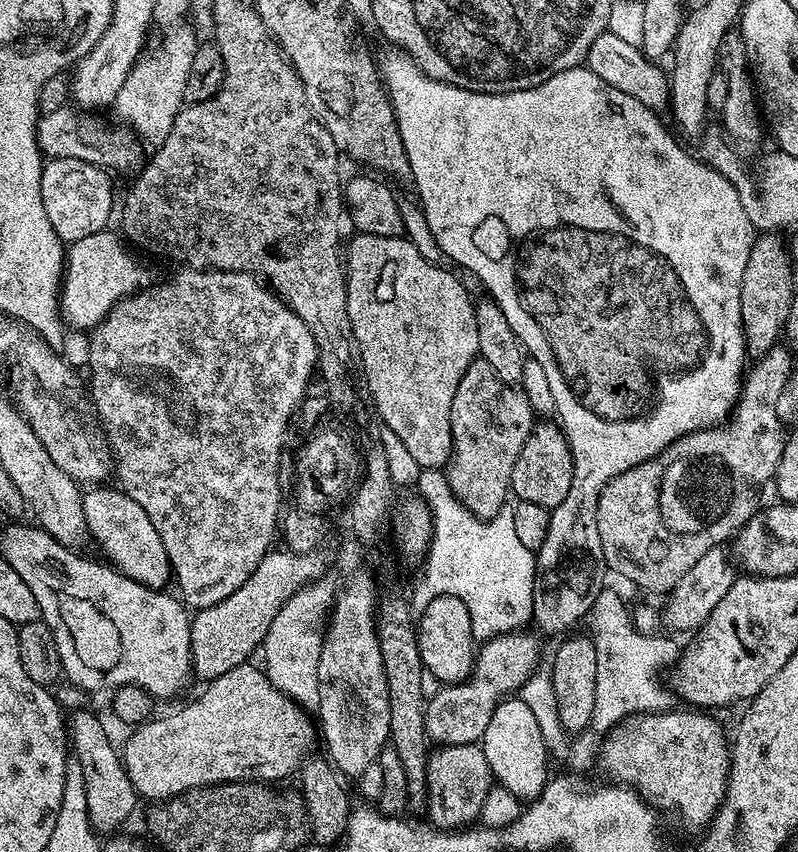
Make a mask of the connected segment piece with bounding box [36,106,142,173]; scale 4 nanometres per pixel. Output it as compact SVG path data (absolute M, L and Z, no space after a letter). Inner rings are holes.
M69 106L62 110L54 110L50 114L43 114L36 121L36 145L48 160L52 159L81 159L82 162L97 163L96 143L100 140L100 152L104 156L112 156L108 160L109 169L117 168L120 172L131 173L139 169L142 160L139 160L141 141L135 132L128 130L126 134L104 132L99 136L100 128L92 114L81 114L75 107ZM84 115L84 116L79 116ZM132 168L132 169L131 169Z

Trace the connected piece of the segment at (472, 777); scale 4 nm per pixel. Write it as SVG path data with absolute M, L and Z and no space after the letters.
M446 744L437 747L428 758L426 786L426 816L432 827L441 830L463 830L475 825L480 819L482 802L494 786L491 768L486 762L481 745Z

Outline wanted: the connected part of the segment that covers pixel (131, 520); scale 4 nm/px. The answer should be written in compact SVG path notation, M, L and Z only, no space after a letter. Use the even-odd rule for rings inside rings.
M92 486L84 492L82 512L86 514L88 536L100 543L100 548L109 556L115 569L146 587L163 589L164 583L173 579L172 564L168 561L166 546L162 546L162 538L158 530L154 530L154 522L119 487Z

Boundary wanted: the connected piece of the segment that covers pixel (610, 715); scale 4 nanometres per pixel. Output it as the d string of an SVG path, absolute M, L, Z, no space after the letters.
M612 588L599 589L596 600L592 604L588 616L588 628L594 650L598 650L598 686L594 698L594 717L591 731L607 734L615 724L621 724L628 716L643 716L645 712L662 712L669 707L670 692L662 683L662 673L675 661L678 647L672 640L659 634L640 632L633 624L633 613L624 605L624 600Z

